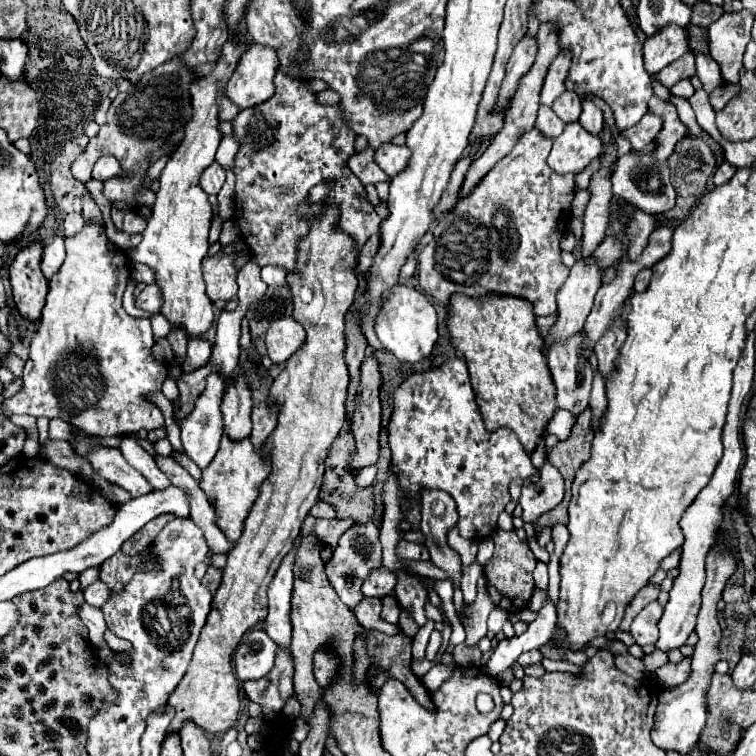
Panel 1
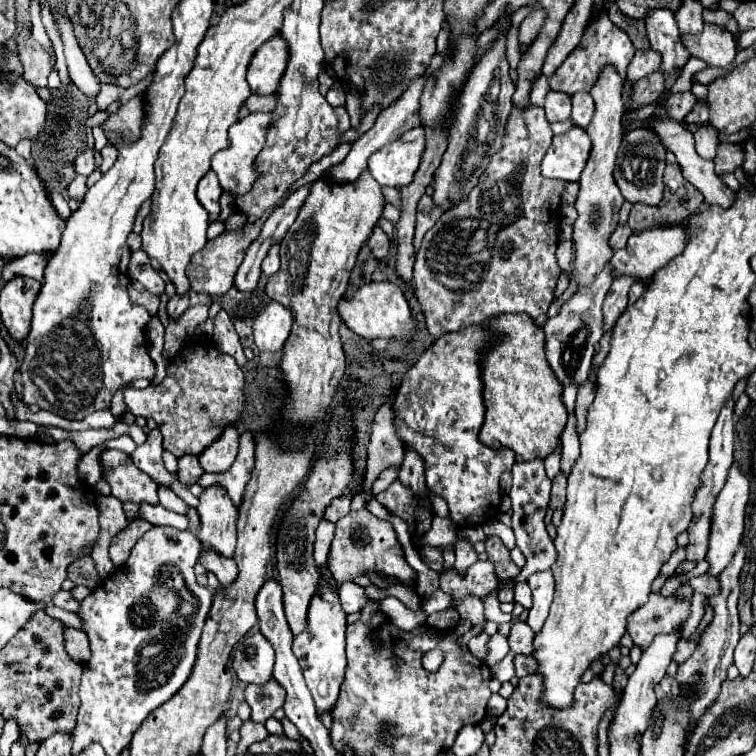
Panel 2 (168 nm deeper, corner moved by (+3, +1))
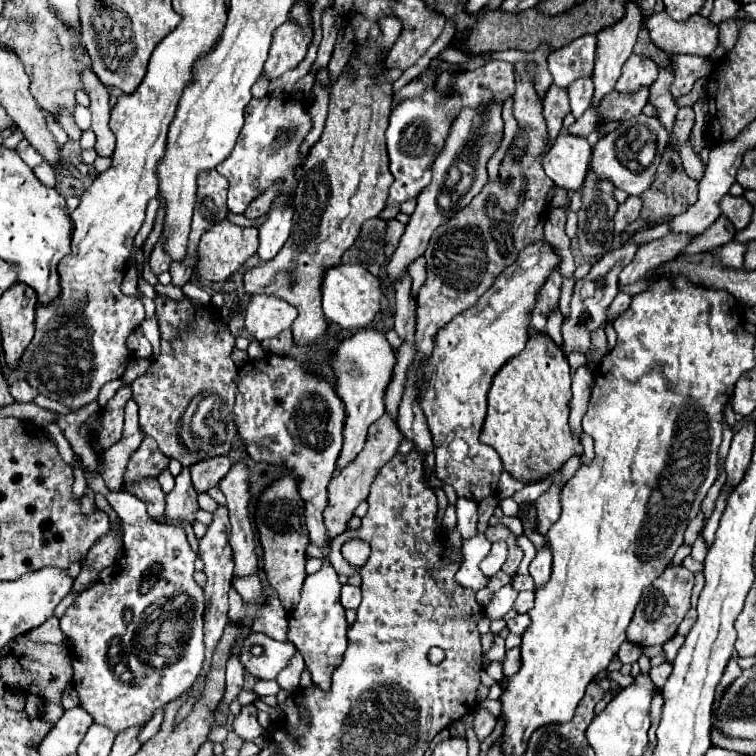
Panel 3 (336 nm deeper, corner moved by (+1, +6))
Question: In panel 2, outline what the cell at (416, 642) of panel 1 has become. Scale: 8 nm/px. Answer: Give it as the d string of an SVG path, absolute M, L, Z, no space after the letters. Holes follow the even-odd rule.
M437 589L431 597L423 599L421 609L423 609L423 613L431 615L433 611L443 611L443 609L447 609L447 607L449 607L449 603L451 603L451 599L449 599L441 589Z

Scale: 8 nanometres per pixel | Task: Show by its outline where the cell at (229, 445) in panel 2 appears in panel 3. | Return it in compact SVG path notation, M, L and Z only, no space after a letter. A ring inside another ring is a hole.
M227 456L201 460L199 464L193 464L189 472L191 472L191 482L197 494L207 492L209 488L215 488L223 480L223 476L229 472L229 468L231 468L231 462Z

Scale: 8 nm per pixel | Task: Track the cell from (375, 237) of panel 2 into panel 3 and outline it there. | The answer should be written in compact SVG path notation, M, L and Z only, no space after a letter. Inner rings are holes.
M389 220L387 240L385 240L385 256L387 258L391 258L391 254L395 252L397 244L399 244L399 238L403 236L403 230L405 230L405 224L401 224L399 220Z

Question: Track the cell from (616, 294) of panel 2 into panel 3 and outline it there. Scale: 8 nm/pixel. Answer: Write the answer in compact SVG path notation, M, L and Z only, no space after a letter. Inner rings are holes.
M667 234L665 238L643 244L637 250L635 260L629 266L625 266L625 270L621 272L619 282L627 284L629 280L639 280L639 276L643 276L647 268L655 268L663 262L677 258L693 238L697 236L695 234Z

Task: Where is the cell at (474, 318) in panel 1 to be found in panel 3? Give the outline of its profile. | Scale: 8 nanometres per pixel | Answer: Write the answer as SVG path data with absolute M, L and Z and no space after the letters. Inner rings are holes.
M533 332L525 350L511 358L493 378L489 410L481 442L495 448L503 468L525 484L553 476L571 456L581 456L583 446L569 428L571 368L563 352L547 334Z

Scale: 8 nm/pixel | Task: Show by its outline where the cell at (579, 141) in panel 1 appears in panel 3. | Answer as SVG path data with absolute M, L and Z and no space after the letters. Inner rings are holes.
M561 132L543 158L545 174L569 192L575 192L583 186L591 162L591 146L585 138L571 136Z

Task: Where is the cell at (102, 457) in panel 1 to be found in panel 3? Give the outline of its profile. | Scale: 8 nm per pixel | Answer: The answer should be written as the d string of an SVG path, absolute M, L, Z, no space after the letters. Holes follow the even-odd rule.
M141 480L135 484L135 496L141 498L147 506L147 514L151 518L163 518L165 514L165 494L157 480Z

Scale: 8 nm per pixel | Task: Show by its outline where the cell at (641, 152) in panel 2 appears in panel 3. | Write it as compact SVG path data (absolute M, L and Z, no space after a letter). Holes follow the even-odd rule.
M639 114L635 118L619 122L619 126L613 132L605 134L603 138L599 138L599 142L593 146L591 170L601 180L609 180L615 188L625 190L627 194L643 194L647 188L651 188L651 180L655 178L655 170L659 166L659 160L661 160L661 156L665 152L667 140L669 140L669 132L659 122L661 120L649 118L645 114ZM649 140L655 142L655 158L653 158L653 162L649 166L641 166L637 162L637 154L639 154L641 146L647 144Z

